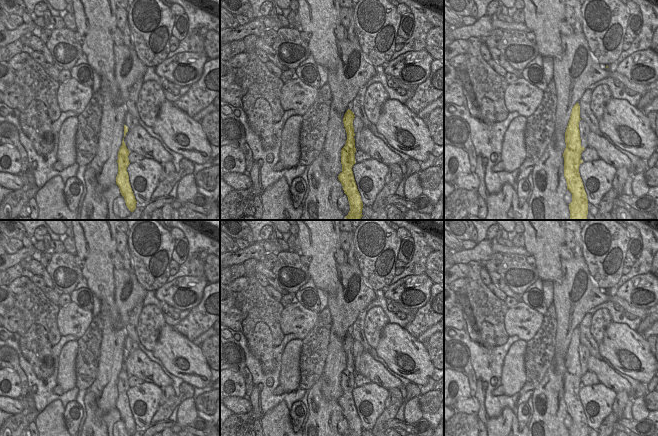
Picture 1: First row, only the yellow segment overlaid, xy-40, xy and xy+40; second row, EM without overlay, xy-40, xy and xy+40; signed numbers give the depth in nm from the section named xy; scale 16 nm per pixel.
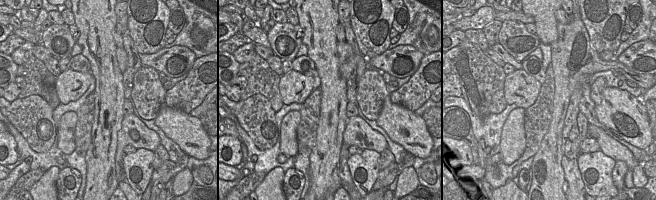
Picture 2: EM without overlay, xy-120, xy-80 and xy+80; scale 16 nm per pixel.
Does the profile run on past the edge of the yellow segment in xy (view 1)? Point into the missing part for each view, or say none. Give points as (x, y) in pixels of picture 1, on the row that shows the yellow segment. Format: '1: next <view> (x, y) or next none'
1: next none

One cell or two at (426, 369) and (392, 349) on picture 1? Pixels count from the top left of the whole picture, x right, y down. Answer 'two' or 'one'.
one

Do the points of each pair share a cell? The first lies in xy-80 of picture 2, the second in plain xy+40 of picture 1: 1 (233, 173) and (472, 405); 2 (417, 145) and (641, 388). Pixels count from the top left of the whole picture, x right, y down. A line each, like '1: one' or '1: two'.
1: one
2: two

